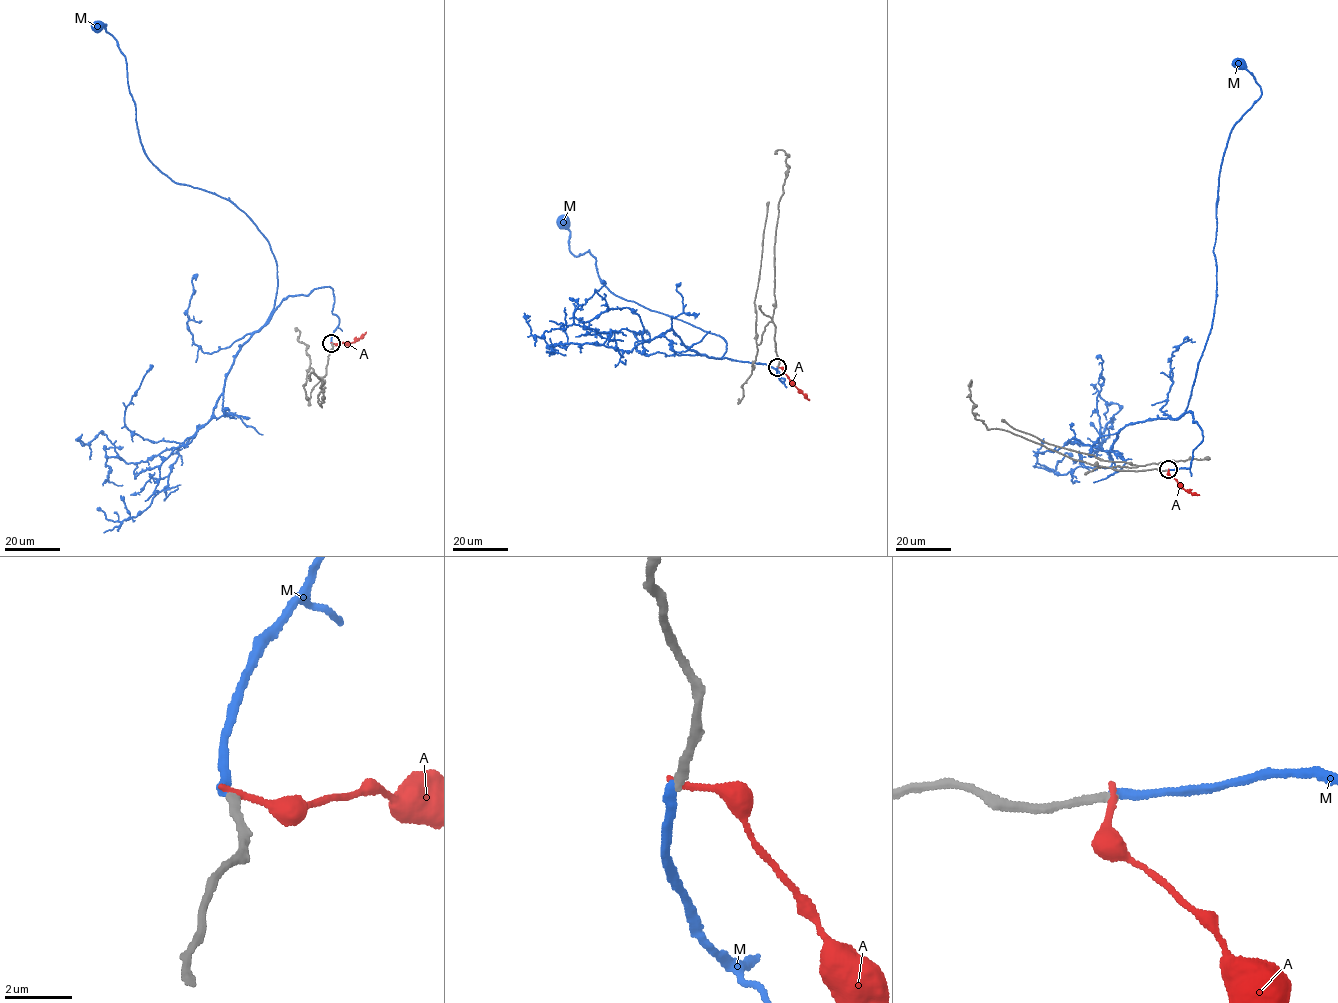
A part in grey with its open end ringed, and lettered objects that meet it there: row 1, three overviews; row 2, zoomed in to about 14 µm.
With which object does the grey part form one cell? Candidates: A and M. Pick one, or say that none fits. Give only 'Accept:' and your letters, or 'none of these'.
Accept: M

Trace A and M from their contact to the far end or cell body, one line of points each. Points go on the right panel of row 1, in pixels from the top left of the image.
A: (1168, 470), (1182, 488), (1199, 495)
M: (1169, 469), (1190, 467), (1202, 440), (1184, 414), (1213, 318), (1220, 164), (1261, 94), (1239, 65)

